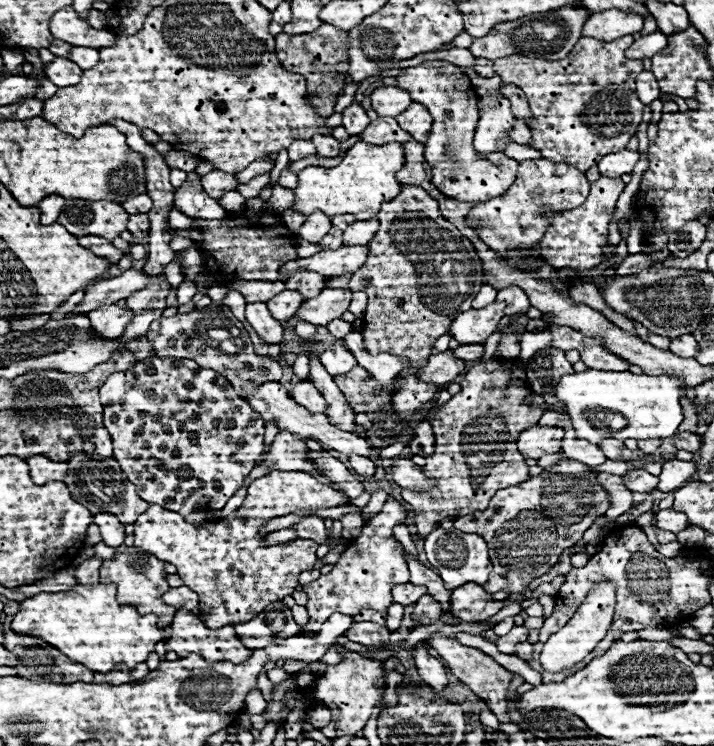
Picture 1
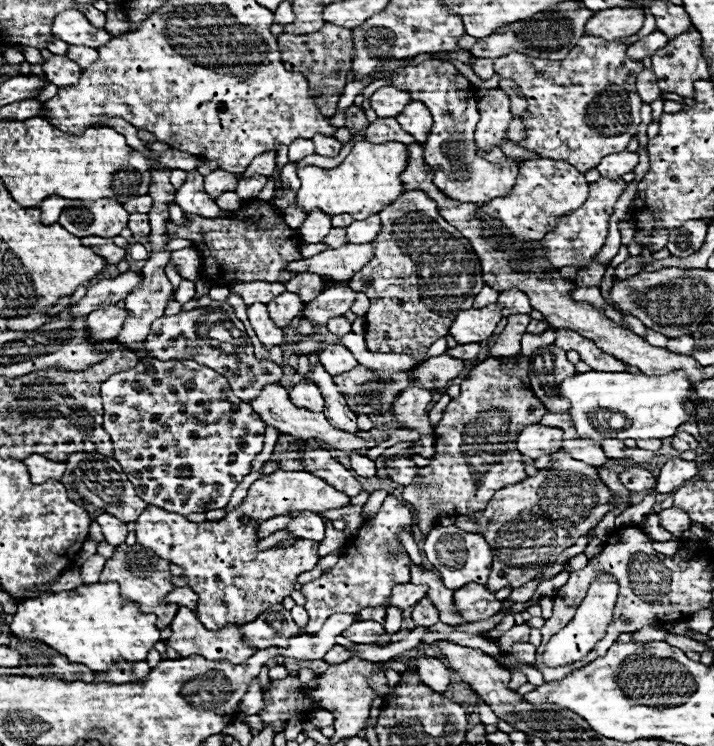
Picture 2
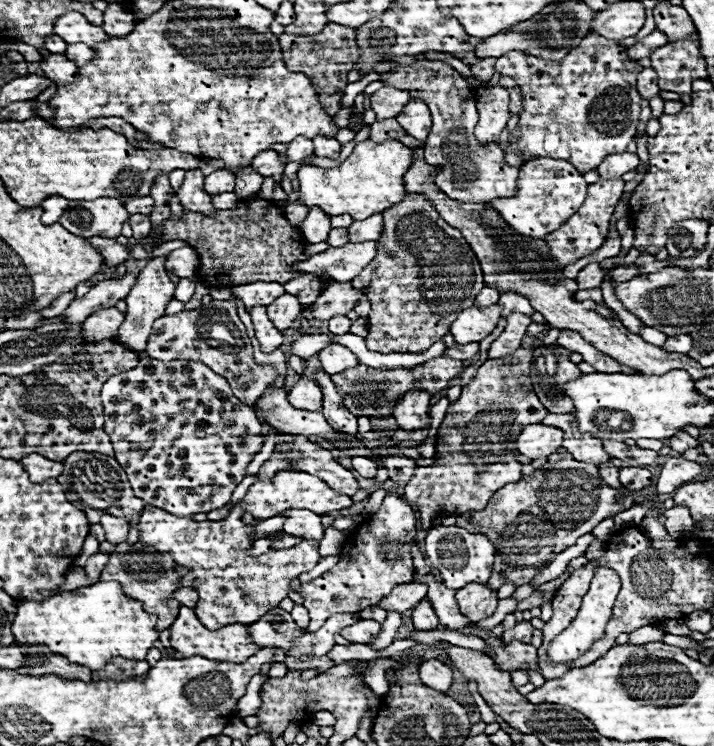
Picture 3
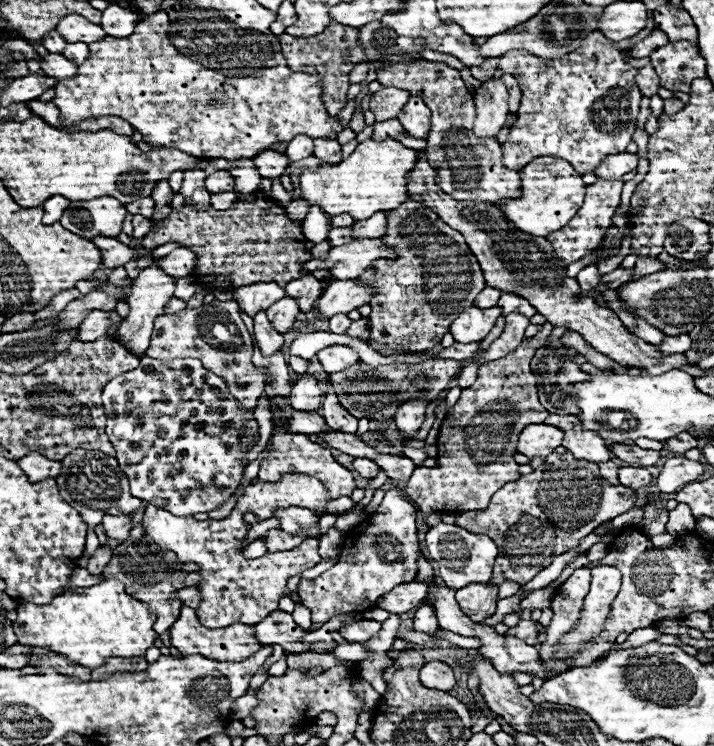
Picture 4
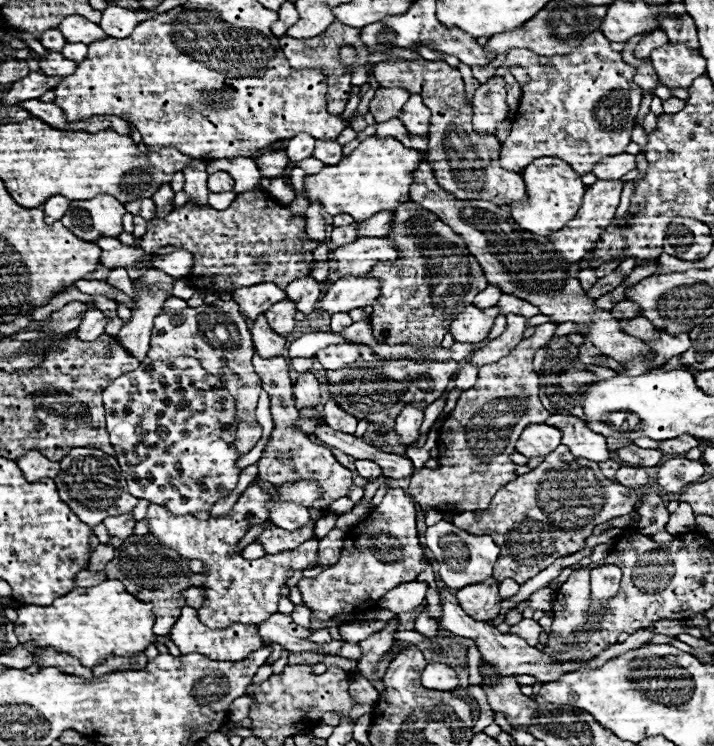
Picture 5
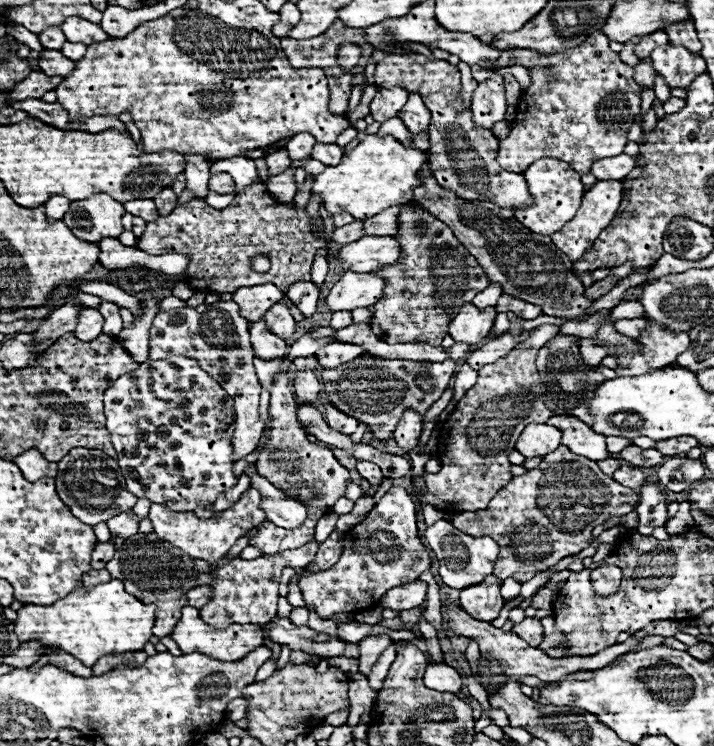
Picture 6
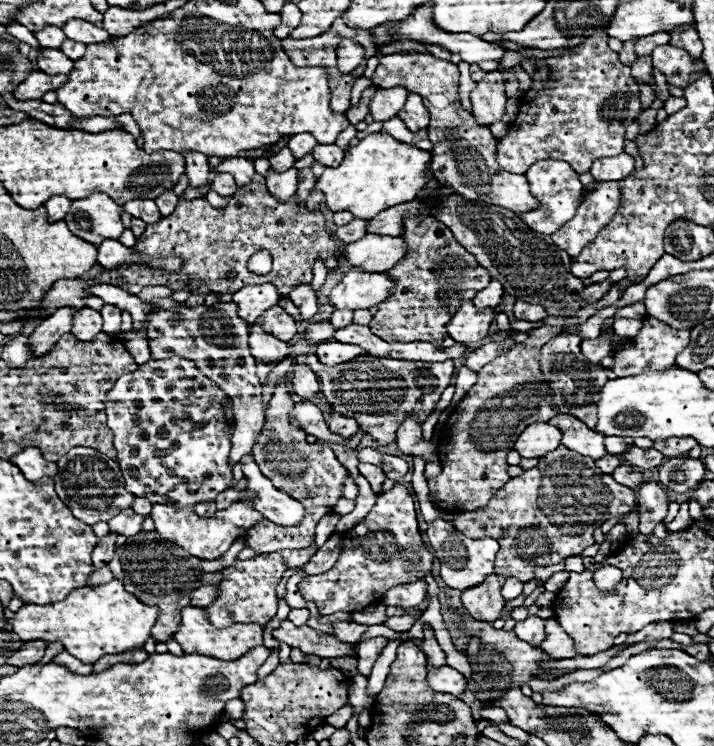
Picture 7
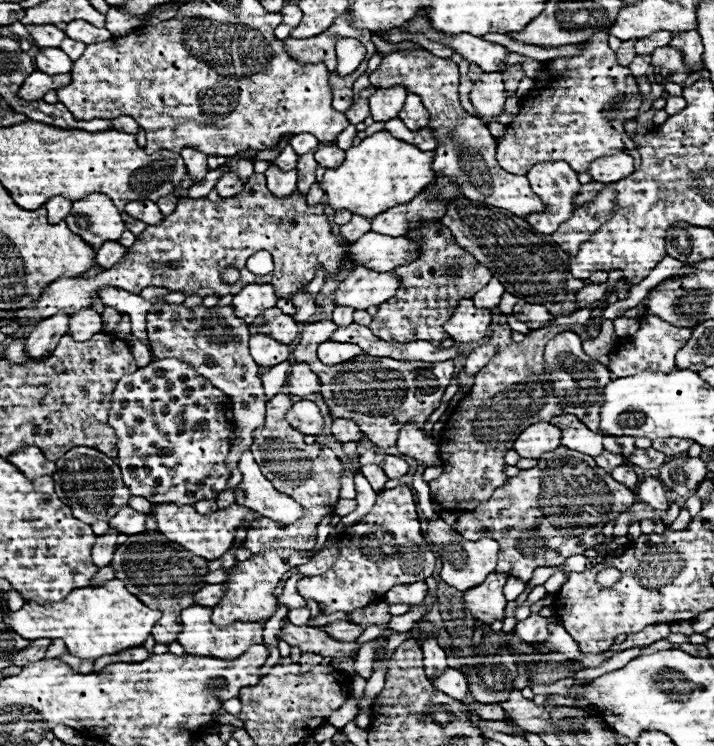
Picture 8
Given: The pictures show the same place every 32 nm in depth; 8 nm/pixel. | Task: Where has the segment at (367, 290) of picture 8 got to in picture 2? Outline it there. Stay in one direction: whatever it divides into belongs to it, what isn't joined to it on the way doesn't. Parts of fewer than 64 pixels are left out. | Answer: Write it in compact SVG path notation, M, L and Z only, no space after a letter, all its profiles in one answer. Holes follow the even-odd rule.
M328 286L316 300L302 306L300 318L306 318L314 324L326 324L330 318L344 316L350 310L354 298L356 292L348 286Z

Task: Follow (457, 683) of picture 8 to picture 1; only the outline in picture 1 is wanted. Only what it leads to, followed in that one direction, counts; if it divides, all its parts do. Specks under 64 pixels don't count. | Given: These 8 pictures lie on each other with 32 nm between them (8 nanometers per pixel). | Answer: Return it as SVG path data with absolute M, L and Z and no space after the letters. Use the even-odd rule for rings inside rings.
M418 642L416 646L412 646L410 654L414 658L414 664L418 668L418 674L422 676L422 680L428 686L432 686L436 690L442 690L448 684L448 670L444 668L444 664L438 658L434 658L434 656L428 654L426 644Z

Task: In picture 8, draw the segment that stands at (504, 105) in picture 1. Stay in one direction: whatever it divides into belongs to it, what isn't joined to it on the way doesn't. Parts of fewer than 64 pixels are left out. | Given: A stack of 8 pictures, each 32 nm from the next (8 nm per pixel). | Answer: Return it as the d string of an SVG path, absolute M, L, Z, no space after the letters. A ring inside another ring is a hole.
M486 72L480 76L480 80L474 82L474 88L470 92L470 100L476 108L476 116L484 122L490 124L494 122L506 102L506 90L502 82L502 72Z

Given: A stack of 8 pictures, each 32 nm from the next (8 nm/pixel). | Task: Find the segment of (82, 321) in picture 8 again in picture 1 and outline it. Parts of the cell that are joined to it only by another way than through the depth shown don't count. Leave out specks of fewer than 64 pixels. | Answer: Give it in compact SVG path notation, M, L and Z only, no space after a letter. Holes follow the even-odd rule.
M108 304L108 306L88 312L88 318L90 318L90 324L96 334L100 334L104 338L120 338L134 316L132 316L132 310L128 310L128 308Z

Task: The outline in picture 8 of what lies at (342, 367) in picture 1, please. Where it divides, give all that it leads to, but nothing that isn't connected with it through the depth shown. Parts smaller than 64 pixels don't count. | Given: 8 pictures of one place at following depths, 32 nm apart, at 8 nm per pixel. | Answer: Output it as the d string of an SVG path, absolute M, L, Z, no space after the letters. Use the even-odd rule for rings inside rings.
M328 340L328 342L322 342L318 346L318 358L322 364L328 364L328 366L348 362L360 354L362 354L362 348L356 344L344 344L344 342Z

